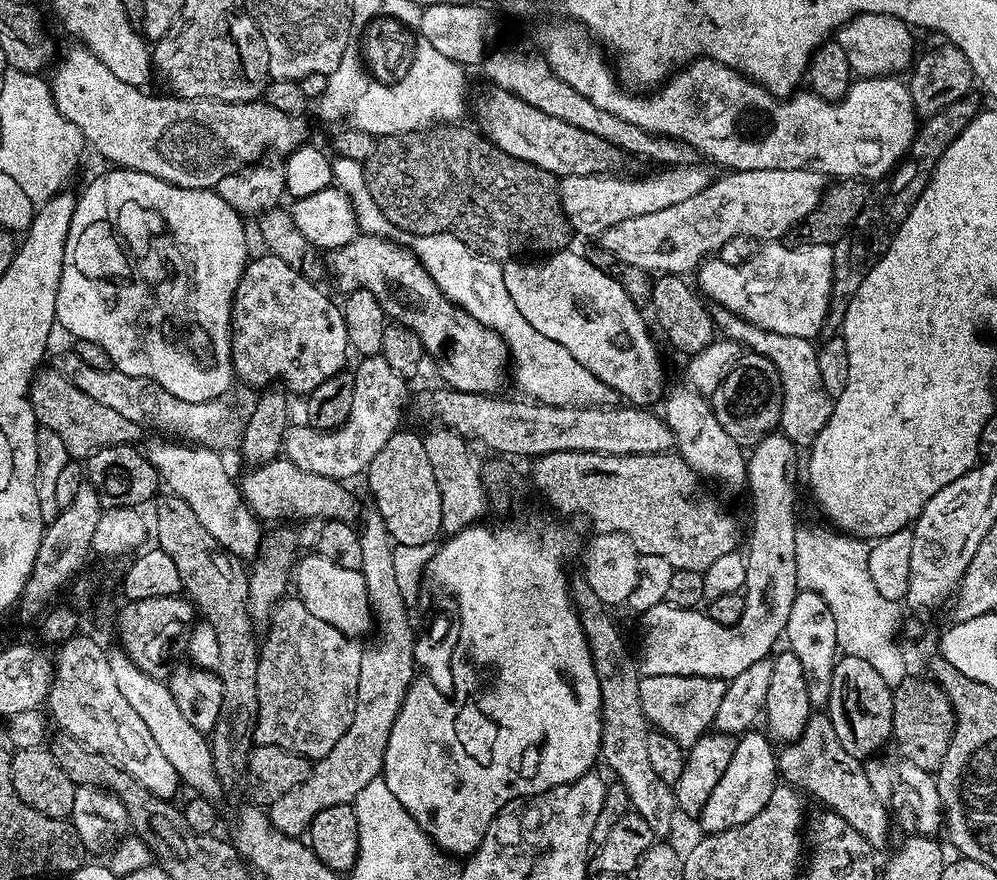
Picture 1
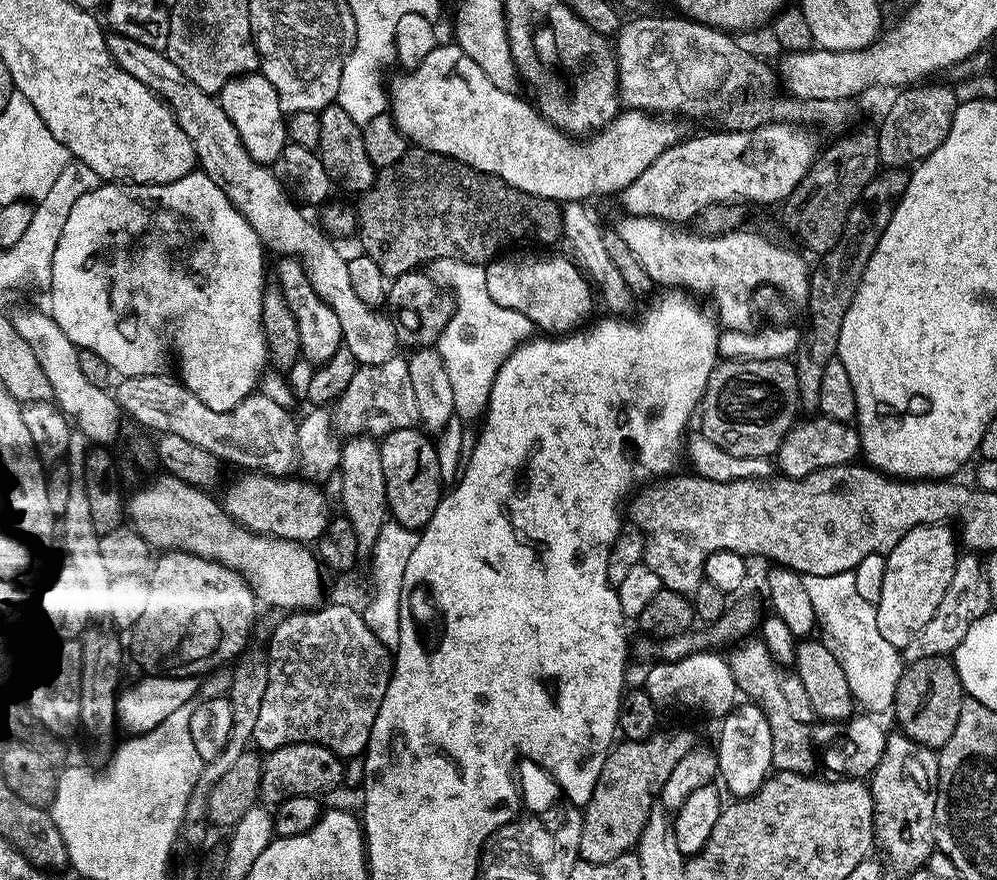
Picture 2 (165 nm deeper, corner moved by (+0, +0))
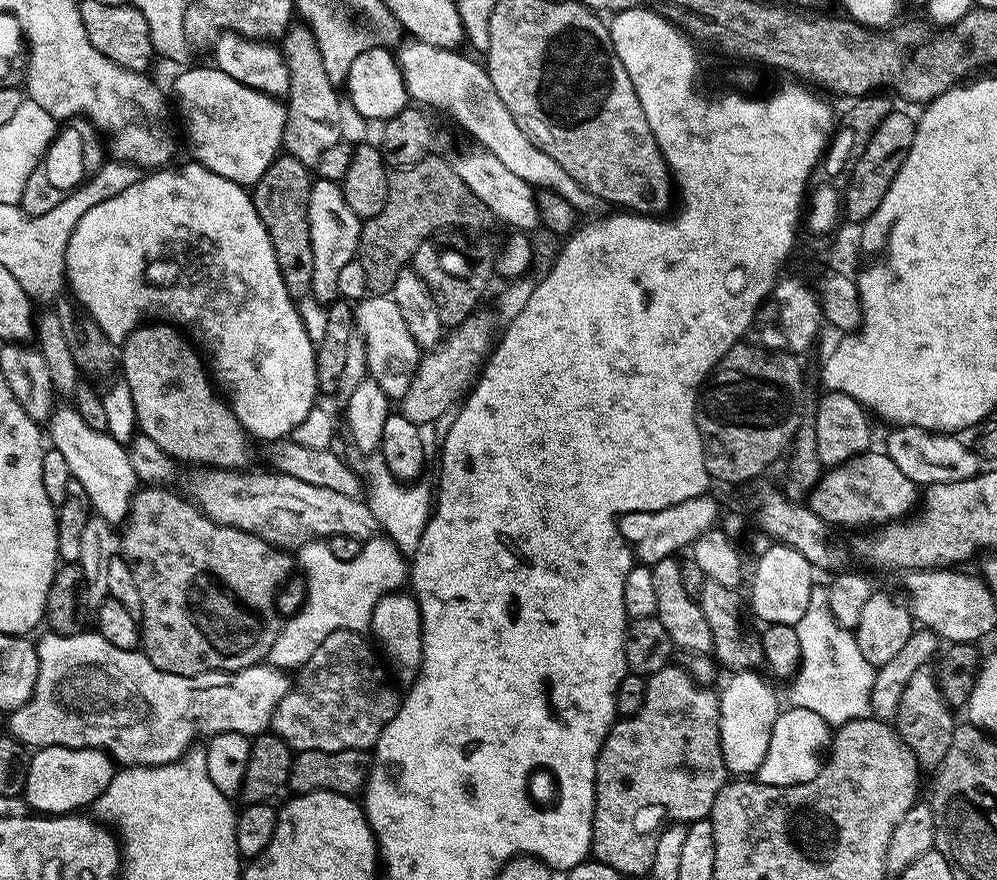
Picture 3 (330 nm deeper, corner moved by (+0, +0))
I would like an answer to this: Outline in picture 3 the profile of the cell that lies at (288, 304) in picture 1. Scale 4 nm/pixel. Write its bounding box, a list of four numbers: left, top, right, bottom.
[308,179,362,306]

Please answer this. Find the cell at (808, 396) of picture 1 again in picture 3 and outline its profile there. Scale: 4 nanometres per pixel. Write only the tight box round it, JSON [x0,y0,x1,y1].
[806,450,919,528]

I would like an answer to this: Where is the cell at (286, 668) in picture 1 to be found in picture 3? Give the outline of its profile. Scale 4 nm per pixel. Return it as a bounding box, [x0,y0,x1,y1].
[270,632,402,753]

